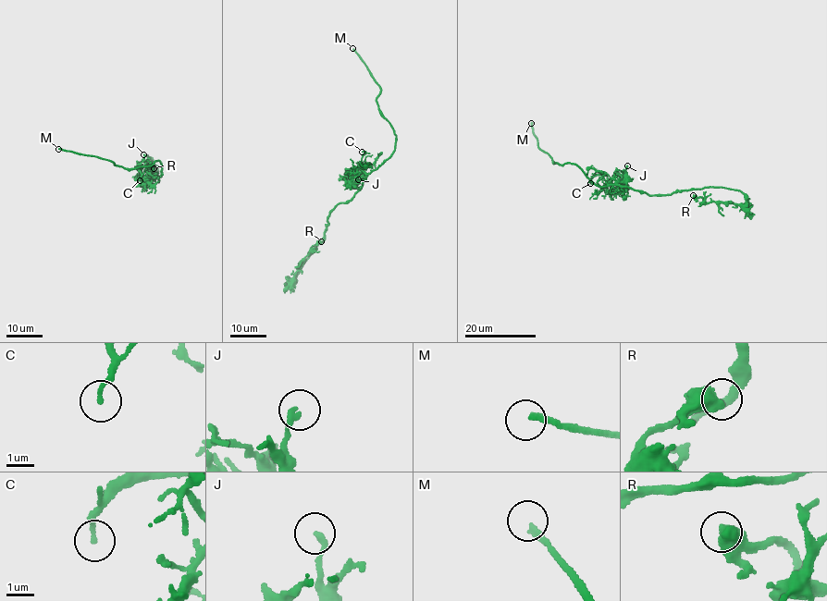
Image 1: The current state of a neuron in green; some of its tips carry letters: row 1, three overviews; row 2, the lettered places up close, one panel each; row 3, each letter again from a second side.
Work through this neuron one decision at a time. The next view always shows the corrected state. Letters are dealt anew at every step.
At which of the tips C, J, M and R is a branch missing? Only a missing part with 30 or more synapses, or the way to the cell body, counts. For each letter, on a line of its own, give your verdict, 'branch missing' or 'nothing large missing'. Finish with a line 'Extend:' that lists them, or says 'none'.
C: nothing large missing
J: nothing large missing
M: branch missing
R: nothing large missing
Extend: M

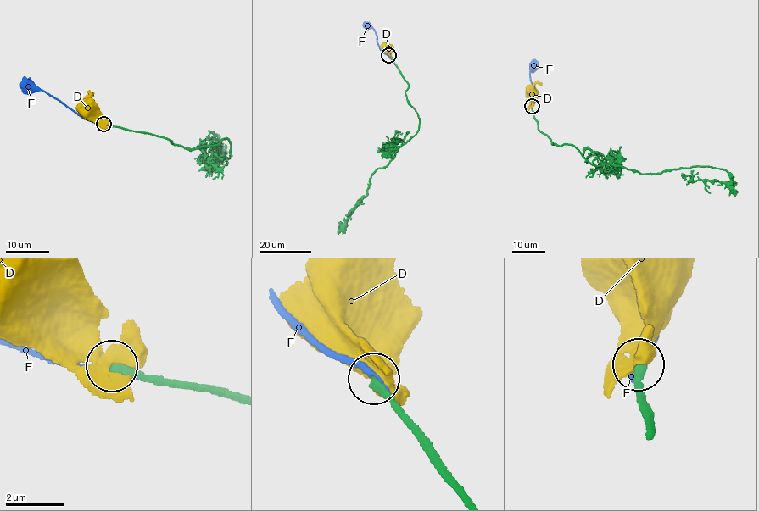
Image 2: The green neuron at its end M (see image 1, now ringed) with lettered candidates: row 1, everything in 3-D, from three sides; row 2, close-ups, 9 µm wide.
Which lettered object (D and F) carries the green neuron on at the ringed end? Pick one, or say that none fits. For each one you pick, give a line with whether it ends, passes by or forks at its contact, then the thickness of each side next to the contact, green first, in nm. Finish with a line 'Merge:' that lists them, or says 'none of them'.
Merge: none of them

